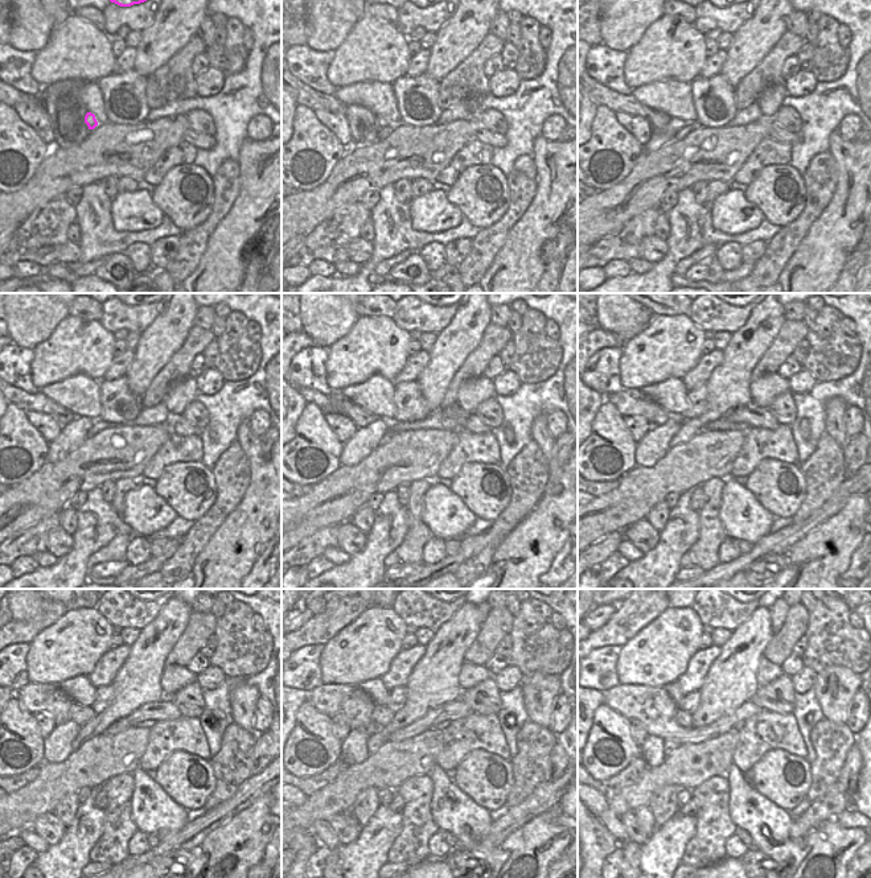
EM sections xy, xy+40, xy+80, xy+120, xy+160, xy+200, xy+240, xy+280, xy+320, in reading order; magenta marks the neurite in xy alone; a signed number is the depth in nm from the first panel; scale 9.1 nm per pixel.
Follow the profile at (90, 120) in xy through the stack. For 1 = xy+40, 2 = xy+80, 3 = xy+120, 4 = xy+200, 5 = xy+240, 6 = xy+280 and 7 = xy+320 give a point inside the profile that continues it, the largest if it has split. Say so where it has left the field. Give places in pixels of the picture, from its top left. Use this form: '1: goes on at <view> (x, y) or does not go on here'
1: goes on at xy+40 (382, 123)
2: goes on at xy+80 (658, 139)
3: goes on at xy+120 (73, 435)
4: goes on at xy+200 (653, 446)
5: goes on at xy+240 (58, 746)
6: goes on at xy+280 (354, 747)
7: goes on at xy+320 (652, 750)

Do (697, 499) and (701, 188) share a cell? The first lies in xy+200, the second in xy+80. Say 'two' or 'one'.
one

